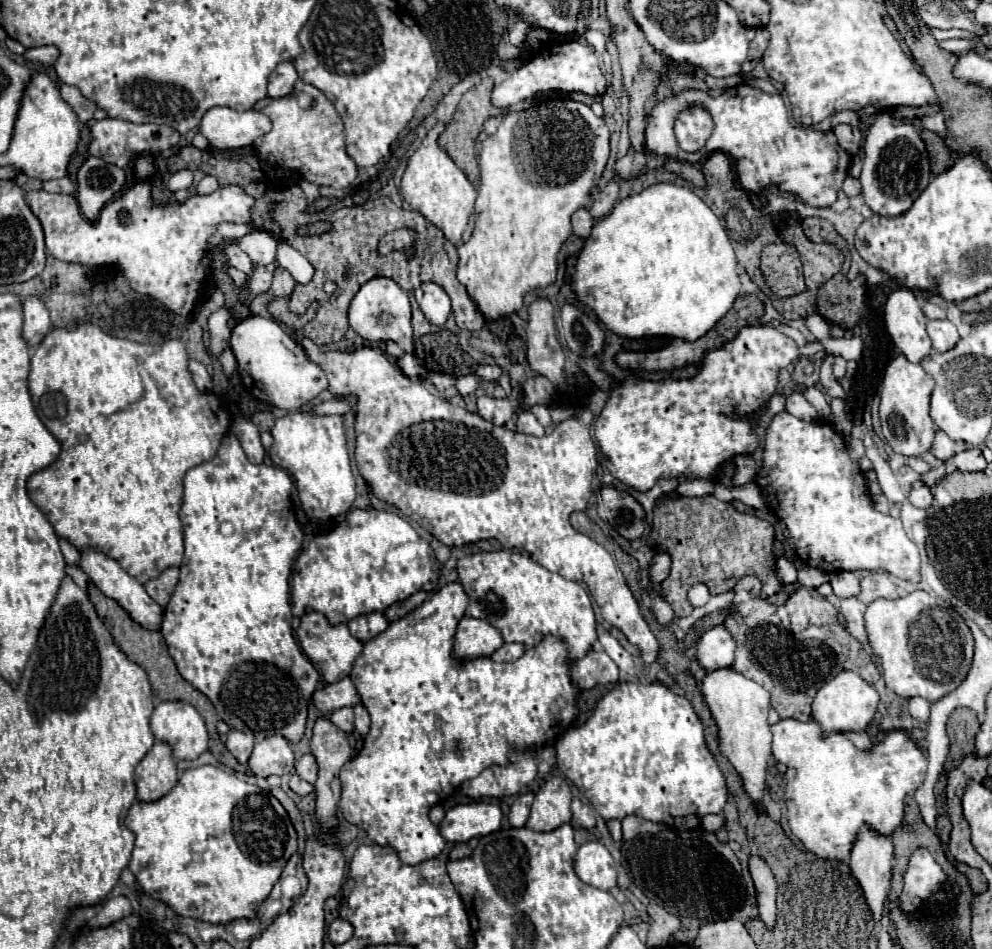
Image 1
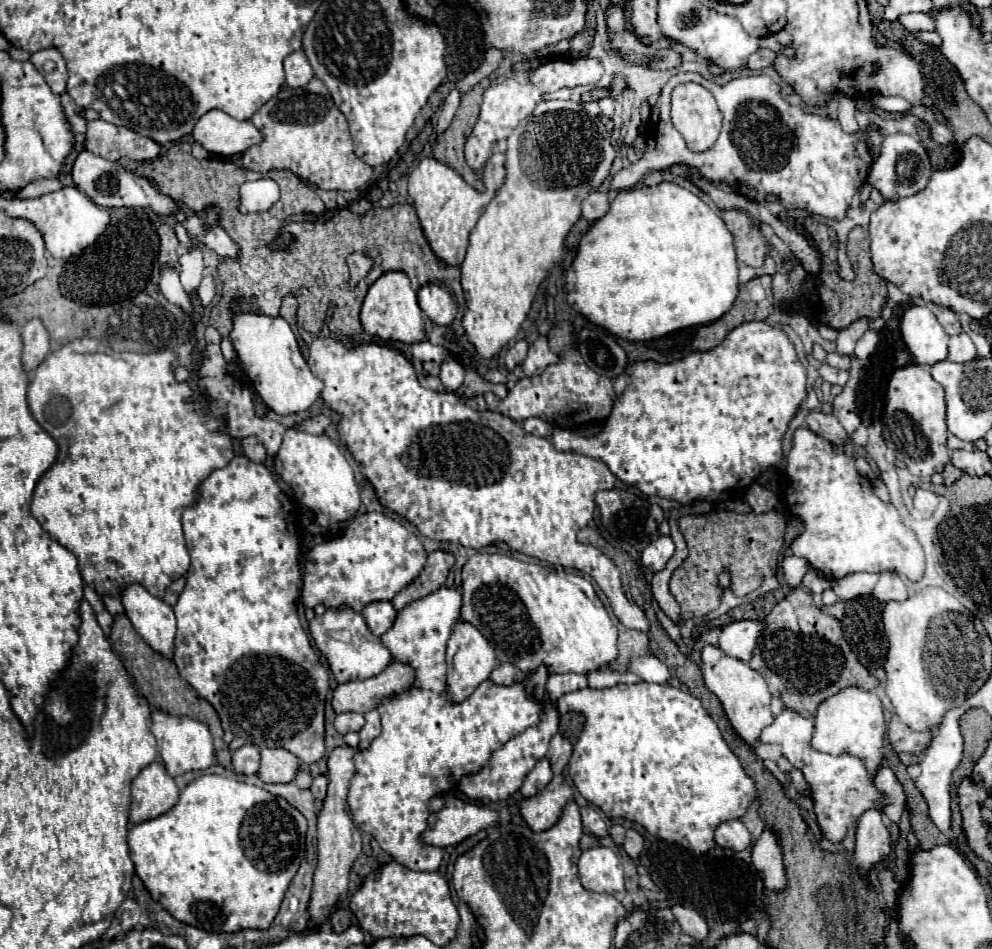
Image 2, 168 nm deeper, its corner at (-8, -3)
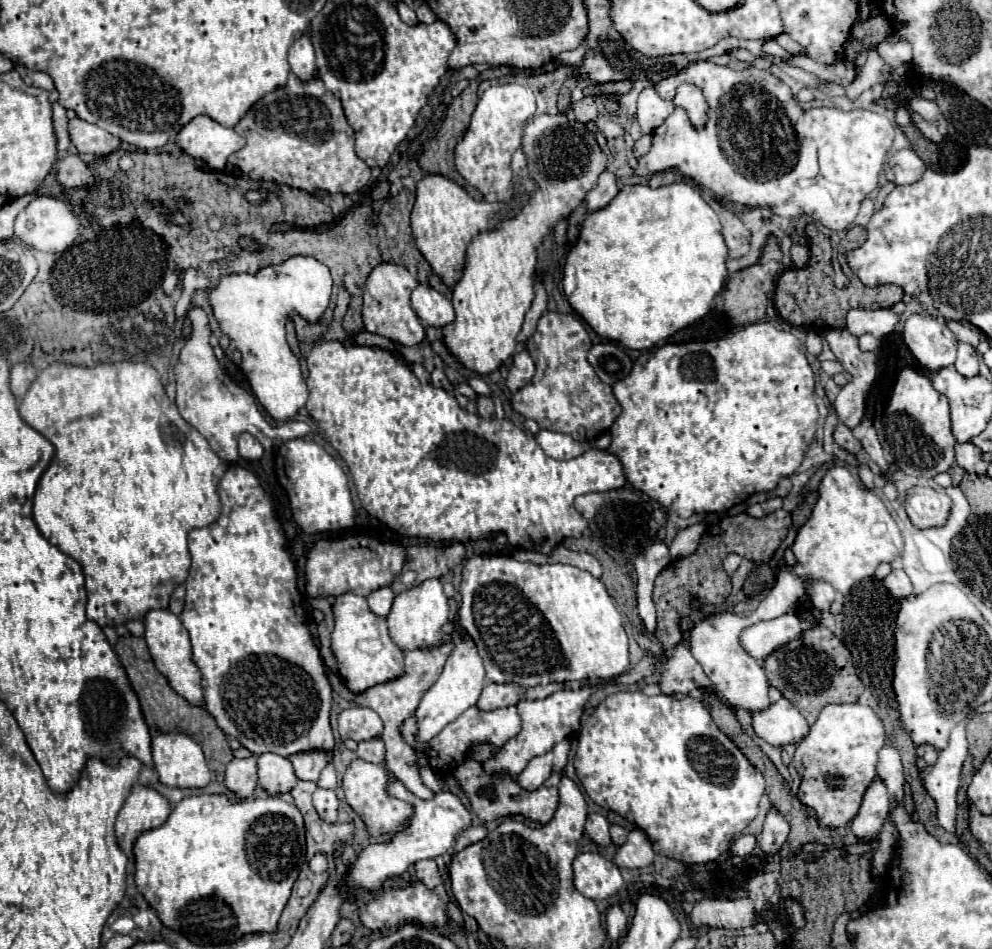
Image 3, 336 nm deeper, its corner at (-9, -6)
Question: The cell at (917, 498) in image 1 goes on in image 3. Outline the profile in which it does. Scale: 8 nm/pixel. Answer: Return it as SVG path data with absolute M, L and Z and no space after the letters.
M913 486L905 496L905 512L917 528L939 528L949 518L951 498L931 486Z

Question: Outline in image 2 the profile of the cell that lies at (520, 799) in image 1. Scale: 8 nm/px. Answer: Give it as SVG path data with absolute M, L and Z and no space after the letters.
M546 759L538 761L536 767L526 775L526 779L524 779L524 783L522 783L522 789L520 789L522 797L524 797L524 799L534 797L534 793L542 791L542 789L552 781L552 777L554 777L554 775L552 775L552 771L550 771L550 763L548 763Z

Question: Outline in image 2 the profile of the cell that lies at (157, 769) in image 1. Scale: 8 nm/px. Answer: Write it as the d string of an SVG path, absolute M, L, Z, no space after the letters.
M154 761L144 767L132 781L132 803L130 803L130 821L142 823L166 813L176 805L180 789L174 783L174 777L168 775L164 763Z

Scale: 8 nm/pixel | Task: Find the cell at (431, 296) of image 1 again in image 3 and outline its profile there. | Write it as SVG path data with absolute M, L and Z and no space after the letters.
M419 284L411 294L411 306L425 326L443 328L453 322L455 312L451 302L429 284Z

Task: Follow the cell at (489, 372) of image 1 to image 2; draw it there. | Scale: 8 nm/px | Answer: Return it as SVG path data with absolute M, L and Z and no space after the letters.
M518 341L514 347L510 347L504 355L504 363L508 371L514 371L514 367L518 367L524 359L526 359L526 351L528 351L528 343L526 341Z

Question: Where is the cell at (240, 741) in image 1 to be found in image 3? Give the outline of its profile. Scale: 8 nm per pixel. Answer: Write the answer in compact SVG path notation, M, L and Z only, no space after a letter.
M235 758L227 764L225 786L239 798L249 798L257 786L257 762L255 758Z

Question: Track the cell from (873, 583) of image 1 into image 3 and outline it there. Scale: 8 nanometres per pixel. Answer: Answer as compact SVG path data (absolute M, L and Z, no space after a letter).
M891 570L891 574L883 580L887 590L895 596L895 598L905 598L913 592L913 586L911 586L911 580L909 576L903 572L903 570Z

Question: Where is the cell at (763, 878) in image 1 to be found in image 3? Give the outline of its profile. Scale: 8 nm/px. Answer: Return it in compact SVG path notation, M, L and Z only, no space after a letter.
M771 808L767 812L763 832L759 836L759 846L763 848L763 852L773 854L783 846L783 842L787 840L787 834L789 834L787 820L783 818L783 814L777 808Z

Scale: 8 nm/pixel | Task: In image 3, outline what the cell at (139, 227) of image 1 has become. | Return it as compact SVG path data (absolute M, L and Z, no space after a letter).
M47 196L35 198L15 218L15 238L25 242L31 248L45 250L45 252L63 252L75 242L79 232L81 232L81 222L73 214L73 208L67 202L57 198L47 198Z

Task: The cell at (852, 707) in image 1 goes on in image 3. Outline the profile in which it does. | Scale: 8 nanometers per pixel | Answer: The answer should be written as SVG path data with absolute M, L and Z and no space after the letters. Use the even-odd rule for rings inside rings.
M857 702L855 704L837 704L837 706L831 704L831 706L823 708L817 722L811 726L809 734L797 744L797 750L795 750L793 766L801 776L801 788L797 794L799 800L805 806L811 806L817 812L817 818L825 826L831 826L831 828L845 826L857 814L865 790L869 788L869 784L877 776L877 772L875 772L877 752L883 744L885 744L885 728L883 728L883 722L877 718L877 714L871 708L861 706ZM837 776L843 780L843 786L829 786L827 784L829 778L837 778Z

